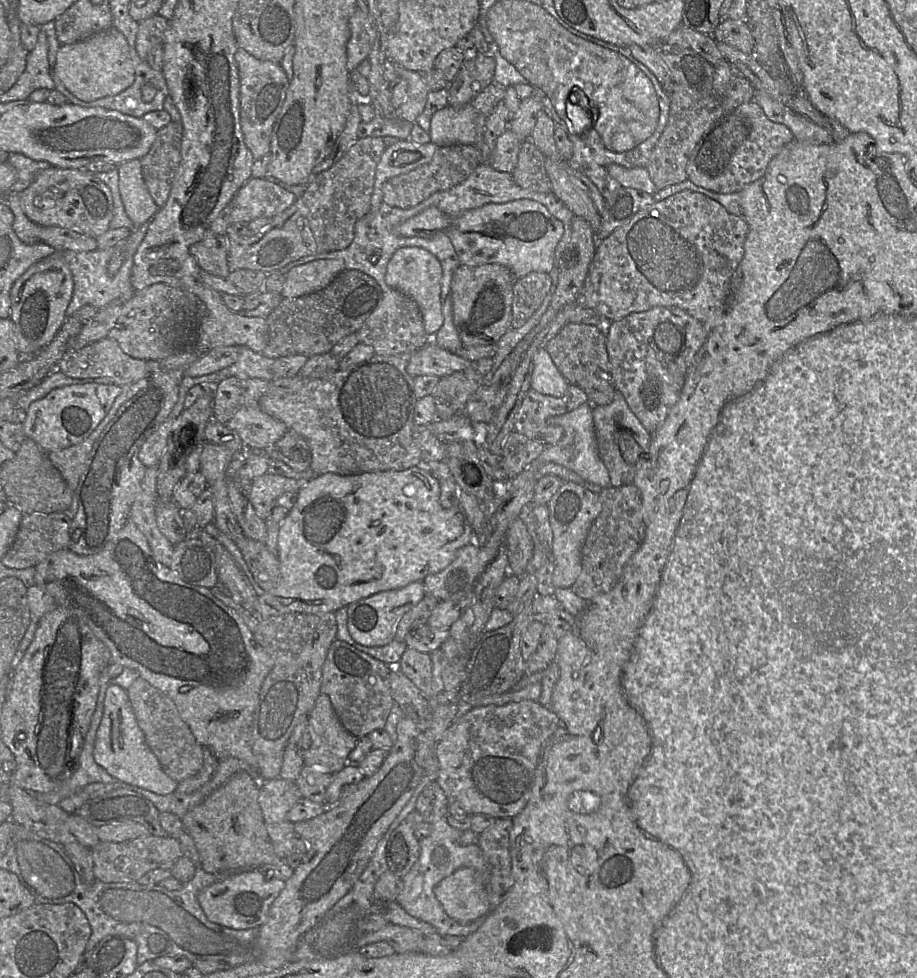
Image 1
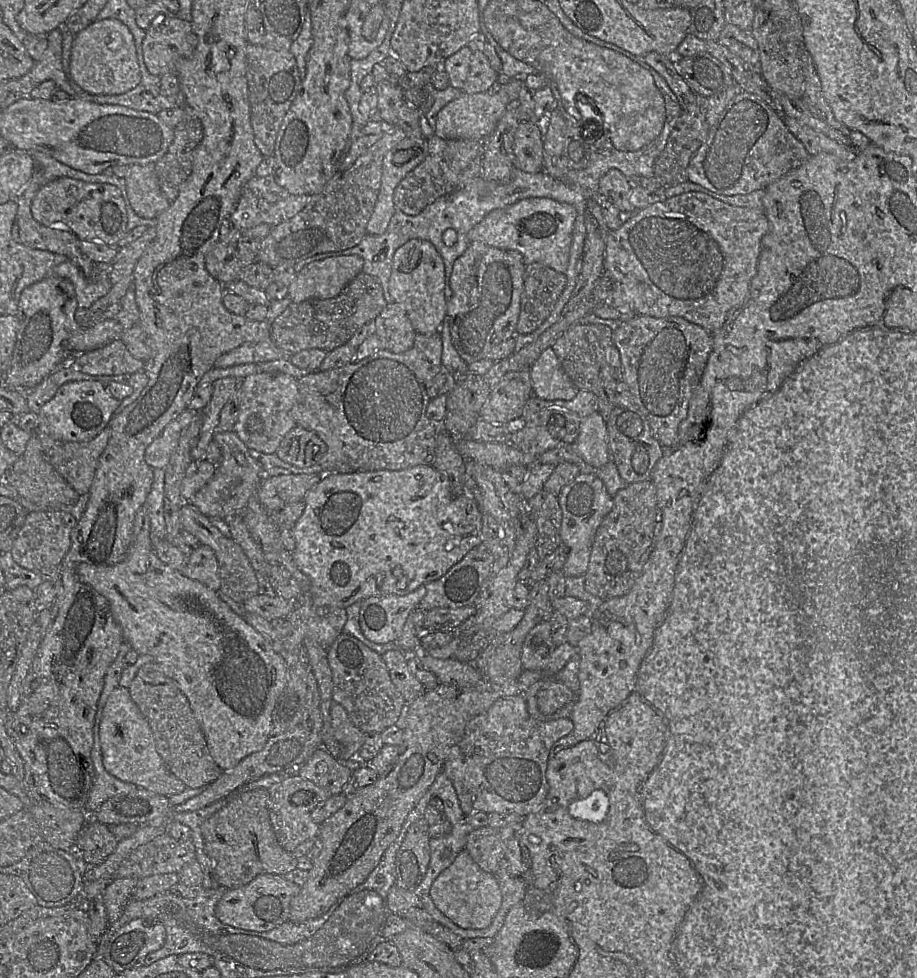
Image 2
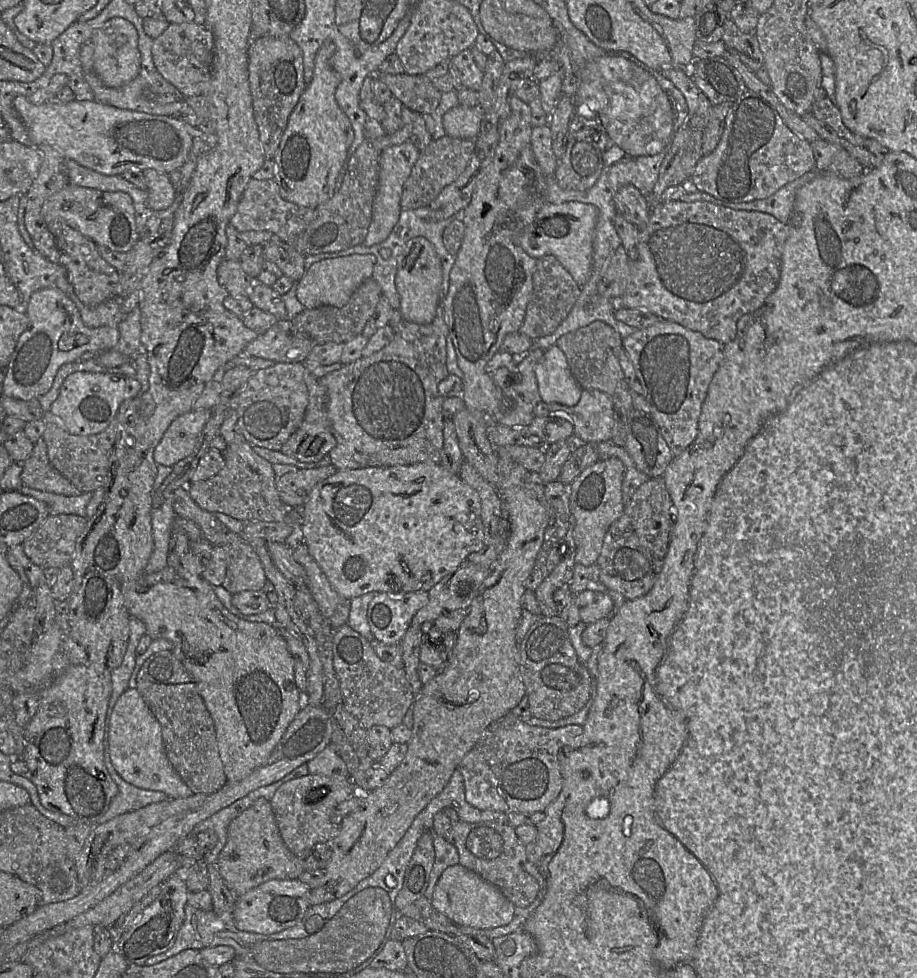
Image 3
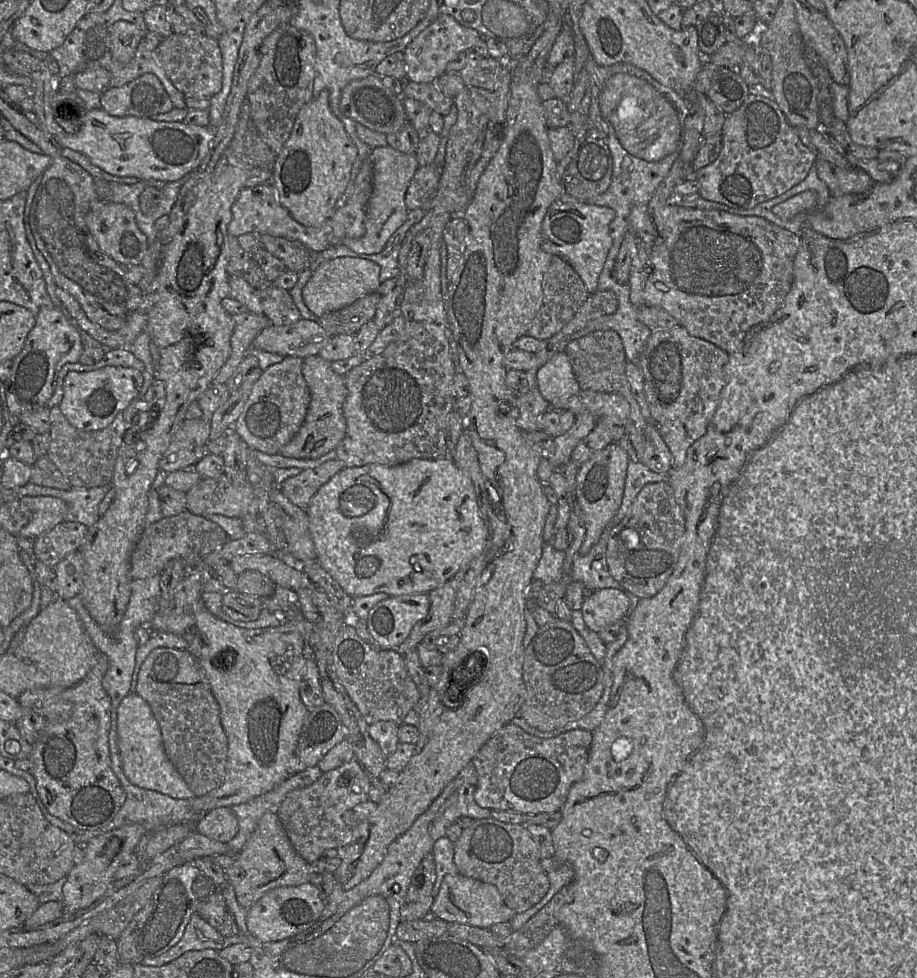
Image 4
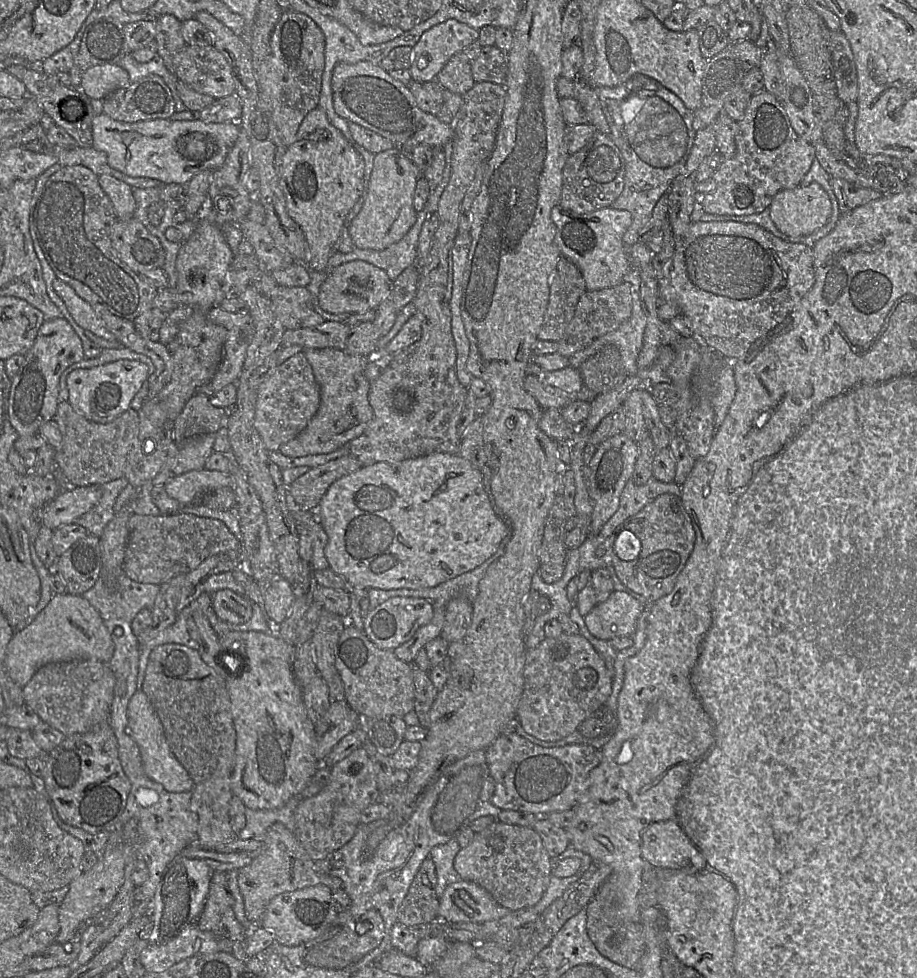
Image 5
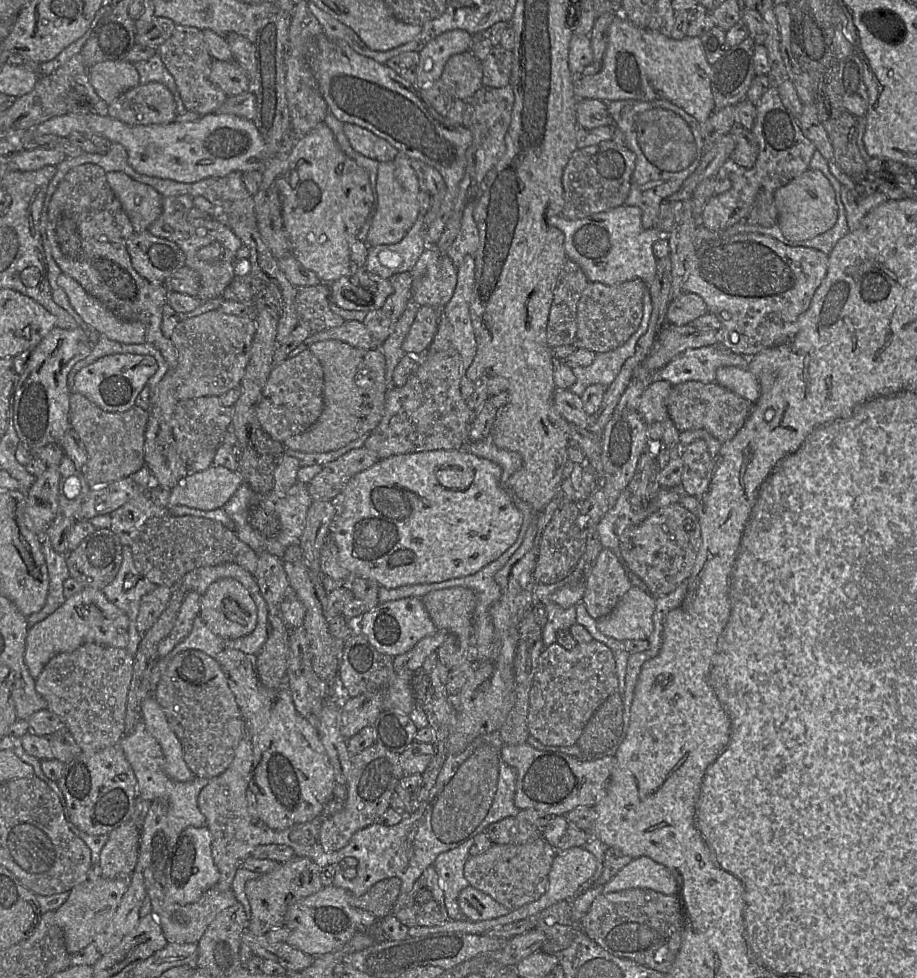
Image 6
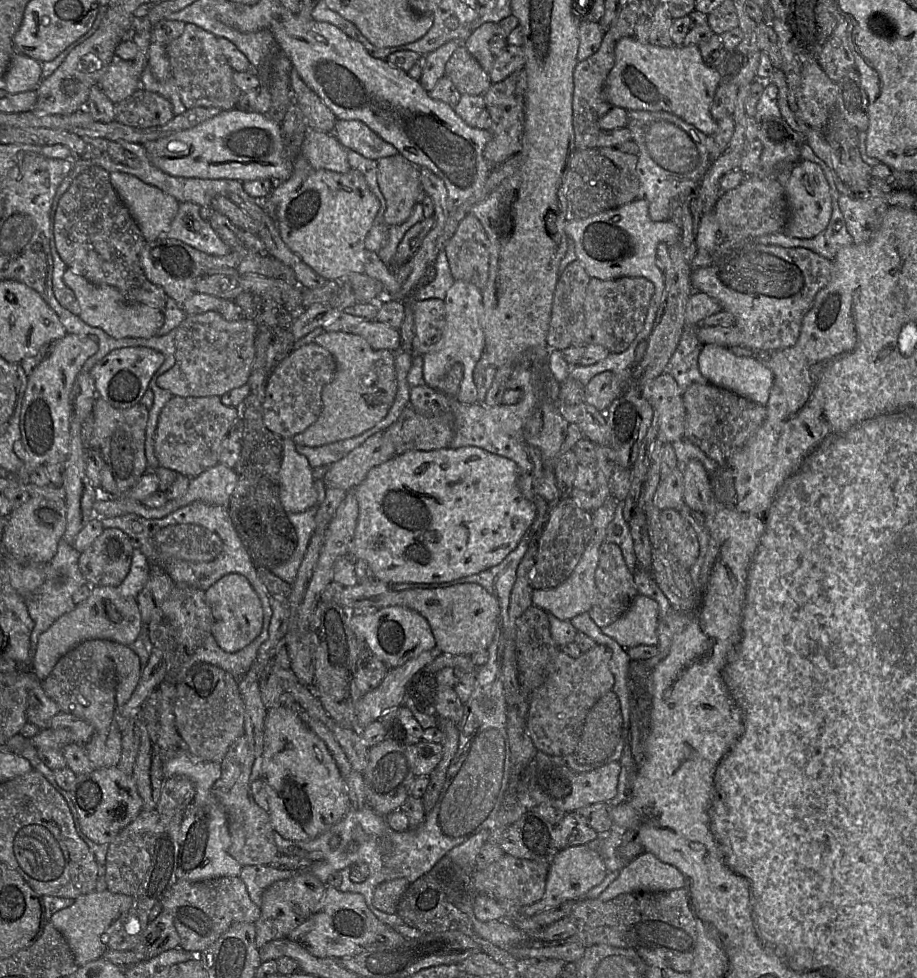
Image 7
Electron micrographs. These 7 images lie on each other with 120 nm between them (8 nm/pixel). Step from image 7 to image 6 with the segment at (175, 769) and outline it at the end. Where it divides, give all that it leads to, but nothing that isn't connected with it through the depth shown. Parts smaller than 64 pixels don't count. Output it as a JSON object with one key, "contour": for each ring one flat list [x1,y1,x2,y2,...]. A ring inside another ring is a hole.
{"contour":[[139,722,131,733,125,734,120,742,125,758,136,777,136,797,151,803,155,800,164,802,167,806,166,815,159,820,159,828,168,839,168,858,175,847,181,832,187,827,203,827,206,818,198,807,198,796,210,779,195,776,192,780,179,782,167,776,164,770,165,758,157,740,147,731,145,724]]}

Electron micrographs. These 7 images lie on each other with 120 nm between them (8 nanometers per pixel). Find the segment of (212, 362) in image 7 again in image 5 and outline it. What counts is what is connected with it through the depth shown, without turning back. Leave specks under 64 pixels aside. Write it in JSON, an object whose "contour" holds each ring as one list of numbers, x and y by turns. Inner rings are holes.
{"contour":[[220,306,212,308,207,313,207,319,227,330,223,357,217,371,213,378,199,390,199,393,209,397,226,385,237,382,243,369,247,348,255,333,255,327,249,314,227,312]]}

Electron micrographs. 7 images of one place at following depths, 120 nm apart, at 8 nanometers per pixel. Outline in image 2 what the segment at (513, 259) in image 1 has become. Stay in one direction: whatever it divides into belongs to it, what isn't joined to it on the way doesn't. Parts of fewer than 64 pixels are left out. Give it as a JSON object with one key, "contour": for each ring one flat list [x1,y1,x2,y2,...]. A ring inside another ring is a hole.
{"contour":[[528,198,488,213,468,233,468,241,480,241,502,250,517,251,526,266,539,262,560,273,566,273,572,244,576,209,549,198]]}

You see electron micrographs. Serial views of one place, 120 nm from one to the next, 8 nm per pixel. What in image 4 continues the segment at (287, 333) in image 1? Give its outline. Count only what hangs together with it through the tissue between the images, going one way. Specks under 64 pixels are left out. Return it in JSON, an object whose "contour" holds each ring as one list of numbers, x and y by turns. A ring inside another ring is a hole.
{"contour":[[378,291,369,293,345,308,318,317,316,321,331,338,340,334,355,335,373,320,379,299]]}

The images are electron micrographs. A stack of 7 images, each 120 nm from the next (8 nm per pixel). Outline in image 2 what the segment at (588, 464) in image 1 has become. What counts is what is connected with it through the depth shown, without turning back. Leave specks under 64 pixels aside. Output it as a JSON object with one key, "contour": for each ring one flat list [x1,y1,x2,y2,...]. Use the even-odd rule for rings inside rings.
{"contour":[[594,411,580,421,579,434,572,449,588,464,602,467,610,460,606,421]]}

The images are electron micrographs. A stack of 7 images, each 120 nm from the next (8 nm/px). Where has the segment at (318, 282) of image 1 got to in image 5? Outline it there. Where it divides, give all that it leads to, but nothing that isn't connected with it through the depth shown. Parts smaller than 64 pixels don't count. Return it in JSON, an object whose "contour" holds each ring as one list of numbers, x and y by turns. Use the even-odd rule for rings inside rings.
{"contour":[[362,260,350,261,327,272,327,277,320,286,318,303,321,309,332,314,375,311,389,299,391,284,392,281,382,269]]}

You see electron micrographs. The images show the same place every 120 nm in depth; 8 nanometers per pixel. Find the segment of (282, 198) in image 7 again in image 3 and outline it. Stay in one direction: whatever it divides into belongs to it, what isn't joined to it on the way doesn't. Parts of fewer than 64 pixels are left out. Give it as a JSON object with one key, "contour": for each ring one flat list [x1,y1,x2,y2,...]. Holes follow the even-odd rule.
{"contour":[[326,40,318,49,312,80,290,114,273,157,273,179,281,197,299,206,317,208,334,195,337,177,354,140,351,122,335,99,335,91,340,83,340,76,331,65,335,52,336,45,331,40]]}

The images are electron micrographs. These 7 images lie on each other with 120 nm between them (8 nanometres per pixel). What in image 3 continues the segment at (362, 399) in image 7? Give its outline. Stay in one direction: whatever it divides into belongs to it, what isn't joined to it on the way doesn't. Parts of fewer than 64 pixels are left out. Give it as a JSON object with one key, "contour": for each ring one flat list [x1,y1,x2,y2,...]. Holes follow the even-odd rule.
{"contour":[[306,371,308,406,297,430,284,443,280,452,303,463,323,459,336,446,327,414,327,392,319,379]]}

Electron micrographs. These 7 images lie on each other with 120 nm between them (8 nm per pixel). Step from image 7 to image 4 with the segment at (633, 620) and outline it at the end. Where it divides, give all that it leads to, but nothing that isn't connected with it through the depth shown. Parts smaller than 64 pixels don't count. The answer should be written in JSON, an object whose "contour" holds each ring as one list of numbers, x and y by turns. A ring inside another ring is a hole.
{"contour":[[615,588,591,591,584,597,582,615,585,624,595,633,607,625,624,622,632,609,631,599]]}

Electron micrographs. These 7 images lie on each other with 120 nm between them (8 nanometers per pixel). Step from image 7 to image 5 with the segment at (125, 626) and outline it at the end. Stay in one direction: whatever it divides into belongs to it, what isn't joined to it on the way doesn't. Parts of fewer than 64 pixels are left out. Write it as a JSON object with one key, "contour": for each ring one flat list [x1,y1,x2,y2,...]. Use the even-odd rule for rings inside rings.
{"contour":[[64,593,53,596,31,624,14,634,6,649,5,665,11,680,24,688,45,664,84,658,108,663,114,648,112,634,99,612,82,595]]}

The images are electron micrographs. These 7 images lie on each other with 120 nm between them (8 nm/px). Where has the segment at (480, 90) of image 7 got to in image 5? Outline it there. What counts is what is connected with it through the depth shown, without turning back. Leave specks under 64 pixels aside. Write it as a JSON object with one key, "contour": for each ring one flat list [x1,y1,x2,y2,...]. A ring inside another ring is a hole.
{"contour":[[462,53,453,56,438,73,436,81,444,89,463,96,475,84,471,71,471,62]]}

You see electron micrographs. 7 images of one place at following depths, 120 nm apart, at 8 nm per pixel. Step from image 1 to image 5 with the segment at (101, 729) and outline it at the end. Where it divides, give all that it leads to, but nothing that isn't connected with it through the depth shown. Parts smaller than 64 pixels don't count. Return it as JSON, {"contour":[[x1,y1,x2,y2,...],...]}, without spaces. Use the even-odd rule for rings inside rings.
{"contour":[[143,691,135,692,129,700,127,720,127,733,139,747,143,768,147,777,161,784,168,792,180,793,192,791,196,784,171,751,166,740,164,727,150,700]]}

